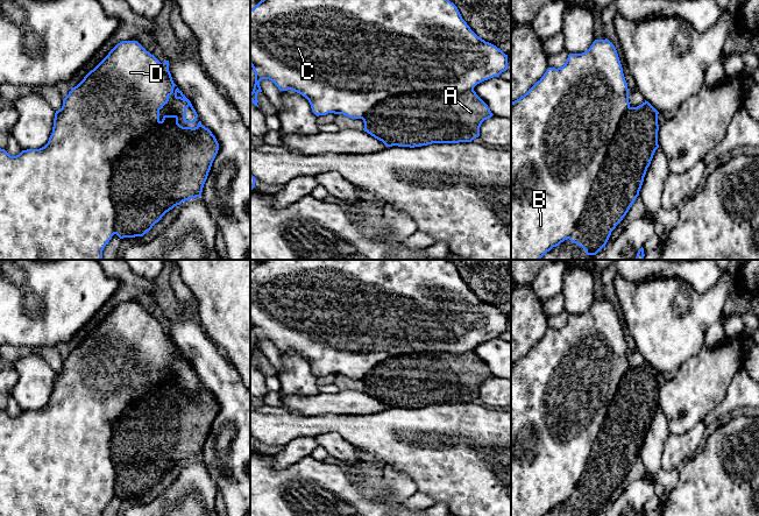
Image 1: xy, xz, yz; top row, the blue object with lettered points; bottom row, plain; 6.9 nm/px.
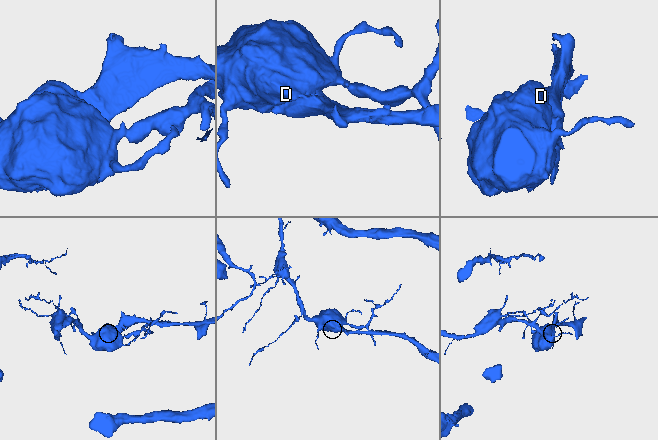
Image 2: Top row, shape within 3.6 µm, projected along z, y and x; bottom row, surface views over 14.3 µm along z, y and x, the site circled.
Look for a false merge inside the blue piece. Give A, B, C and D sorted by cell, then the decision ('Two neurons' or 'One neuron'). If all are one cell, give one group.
Groups: A / B C D. Two neurons

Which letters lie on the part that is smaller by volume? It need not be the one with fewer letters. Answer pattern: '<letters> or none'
A

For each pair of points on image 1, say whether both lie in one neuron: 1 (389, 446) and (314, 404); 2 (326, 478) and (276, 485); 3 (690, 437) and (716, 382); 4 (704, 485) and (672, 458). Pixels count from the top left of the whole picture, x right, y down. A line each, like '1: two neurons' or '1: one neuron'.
1: two neurons
2: one neuron
3: two neurons
4: two neurons

